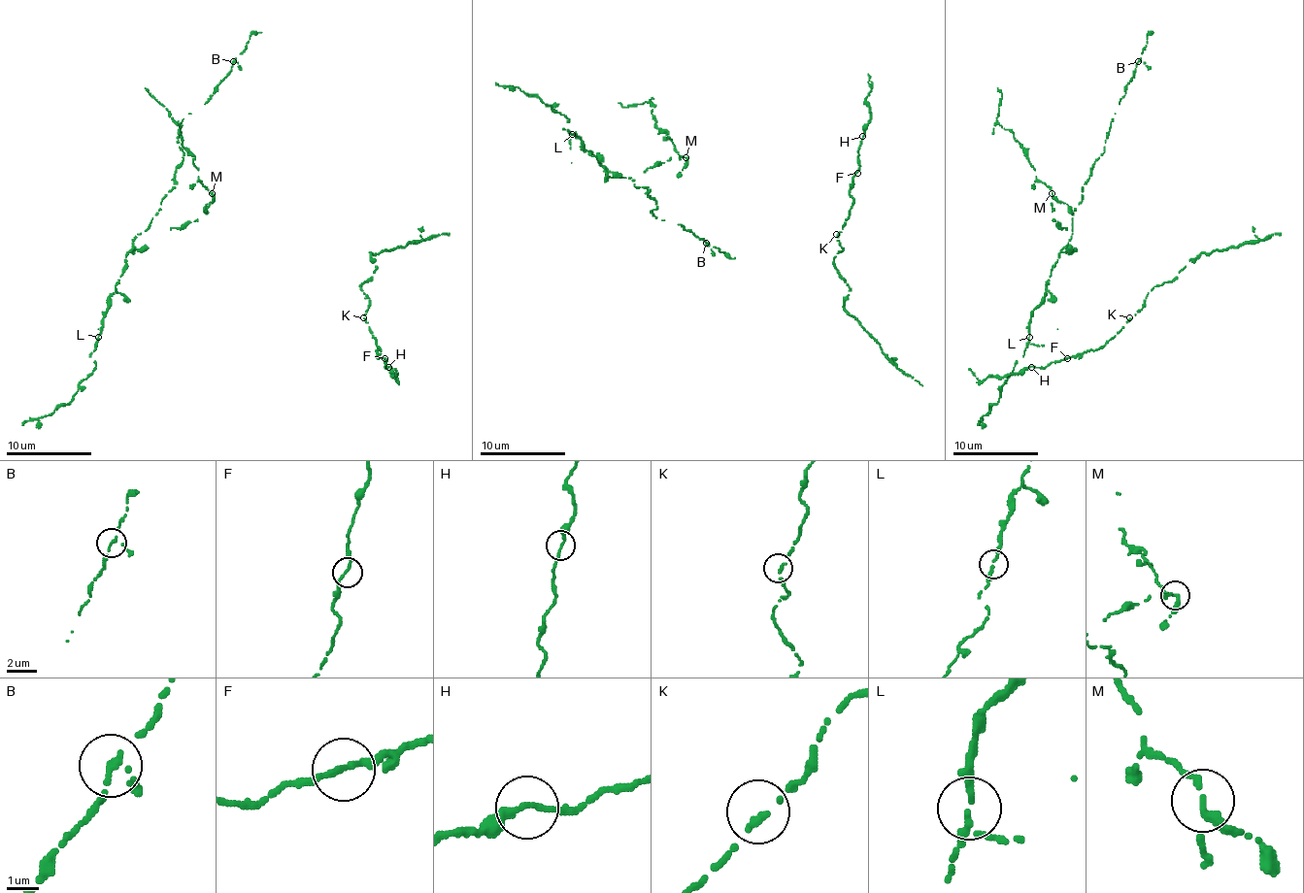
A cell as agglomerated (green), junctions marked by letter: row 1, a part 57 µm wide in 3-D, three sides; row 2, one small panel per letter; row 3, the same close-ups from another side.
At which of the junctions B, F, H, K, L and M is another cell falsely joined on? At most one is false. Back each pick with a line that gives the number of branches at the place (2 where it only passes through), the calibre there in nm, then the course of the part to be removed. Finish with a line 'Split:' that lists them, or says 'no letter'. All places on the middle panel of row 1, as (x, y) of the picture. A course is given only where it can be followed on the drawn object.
M: branches 3; calibre 180 nm; course (685, 157), (655, 125), (649, 102), (623, 107), (618, 102)
Split: M

